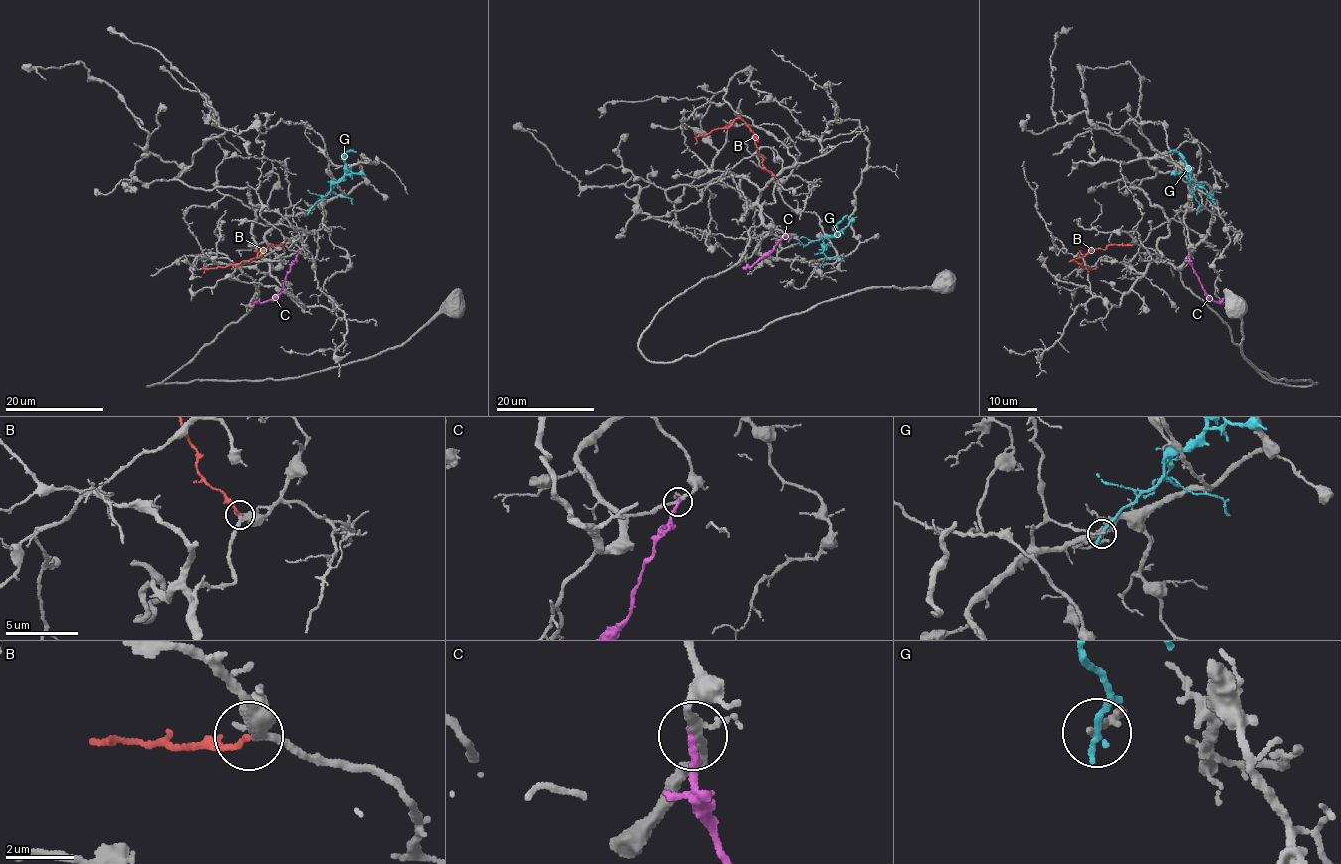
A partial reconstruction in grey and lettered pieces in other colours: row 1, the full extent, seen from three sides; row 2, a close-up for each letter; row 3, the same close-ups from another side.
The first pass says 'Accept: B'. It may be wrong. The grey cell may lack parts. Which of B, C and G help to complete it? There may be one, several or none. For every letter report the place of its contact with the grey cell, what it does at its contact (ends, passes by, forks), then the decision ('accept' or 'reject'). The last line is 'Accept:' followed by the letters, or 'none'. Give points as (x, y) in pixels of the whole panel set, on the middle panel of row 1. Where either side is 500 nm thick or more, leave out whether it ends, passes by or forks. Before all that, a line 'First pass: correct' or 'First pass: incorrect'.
First pass: incorrect
B: meets grey at (777, 179); it ends there; reject
C: meets grey at (789, 235); it ends there; reject
G: meets grey at (800, 243); it ends there; reject
Accept: none

